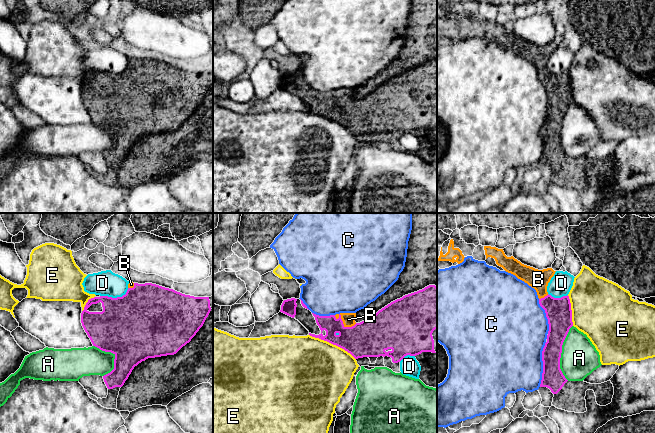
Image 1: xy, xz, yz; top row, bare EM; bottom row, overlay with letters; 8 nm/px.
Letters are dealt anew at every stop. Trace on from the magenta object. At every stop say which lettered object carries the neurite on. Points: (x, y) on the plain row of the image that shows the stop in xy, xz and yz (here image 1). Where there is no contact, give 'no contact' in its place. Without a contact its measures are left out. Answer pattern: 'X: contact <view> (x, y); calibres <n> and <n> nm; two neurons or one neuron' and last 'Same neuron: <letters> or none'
A: contact yz (561, 128); calibres 190 and 300 nm; two neurons
B: contact xz (343, 101); calibres 300 and 100 nm; one neuron
C: contact yz (543, 140); calibres 180 and 480 nm; two neurons
D: contact xy (115, 74); calibres 480 and 200 nm; two neurons
E: contact xz (332, 119); calibres 280 and 480 nm; two neurons
Same neuron: B

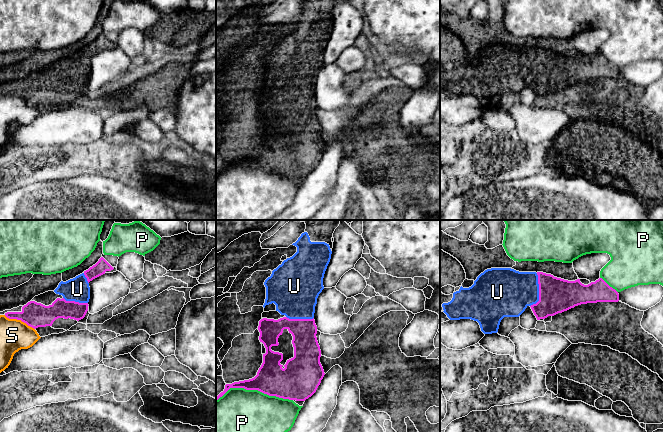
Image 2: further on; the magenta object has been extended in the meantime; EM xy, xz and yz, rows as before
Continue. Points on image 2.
P: contact xz (254, 165); calibres 260 and 480 nm; two neurons
S: contact xy (19, 95); calibres 200 and 240 nm; two neurons
U: contact yz (539, 67); calibres 280 and 380 nm; one neuron
Same neuron: U

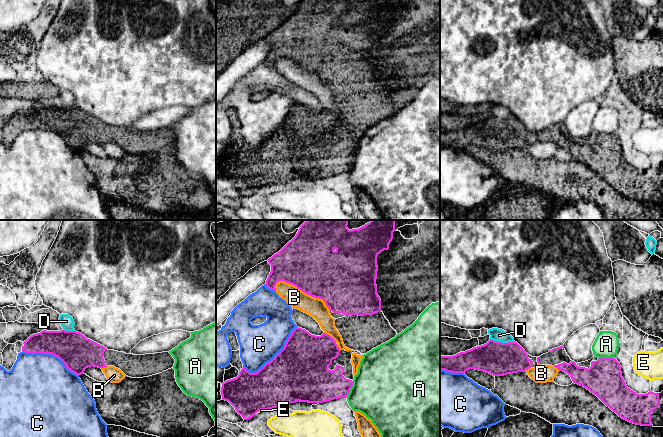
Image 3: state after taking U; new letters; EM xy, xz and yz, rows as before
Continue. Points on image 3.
A: contact xz (350, 164); calibres 280 and 480 nm; two neurons
B: contact xz (303, 67); calibres 440 and 160 nm; two neurons
C: contact xz (274, 133); calibres 460 and 320 nm; two neurons
D: contact yz (501, 118); calibres 280 and 110 nm; two neurons
E: contact xz (259, 186); calibres 340 and 20 nm; two neurons
Same neuron: none

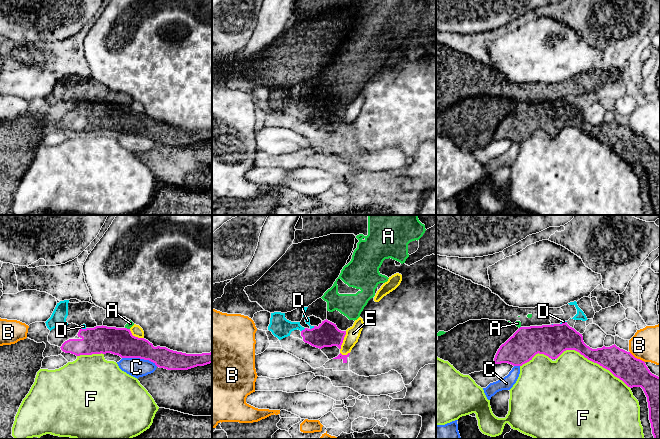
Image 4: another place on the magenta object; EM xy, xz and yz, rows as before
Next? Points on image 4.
A: contact xy (126, 104); calibres 220 and 50 nm; two neurons
B: contact yz (636, 134); calibres 220 and 320 nm; two neurons
C: contact xy (140, 134); calibres 220 and 160 nm; two neurons
D: contact xz (304, 105); calibres 200 and 160 nm; two neurons
E: contact xz (343, 115); calibres 200 and 110 nm; two neurons
F: contact yz (593, 137); calibres 220 and 480 nm; two neurons
Same neuron: none

